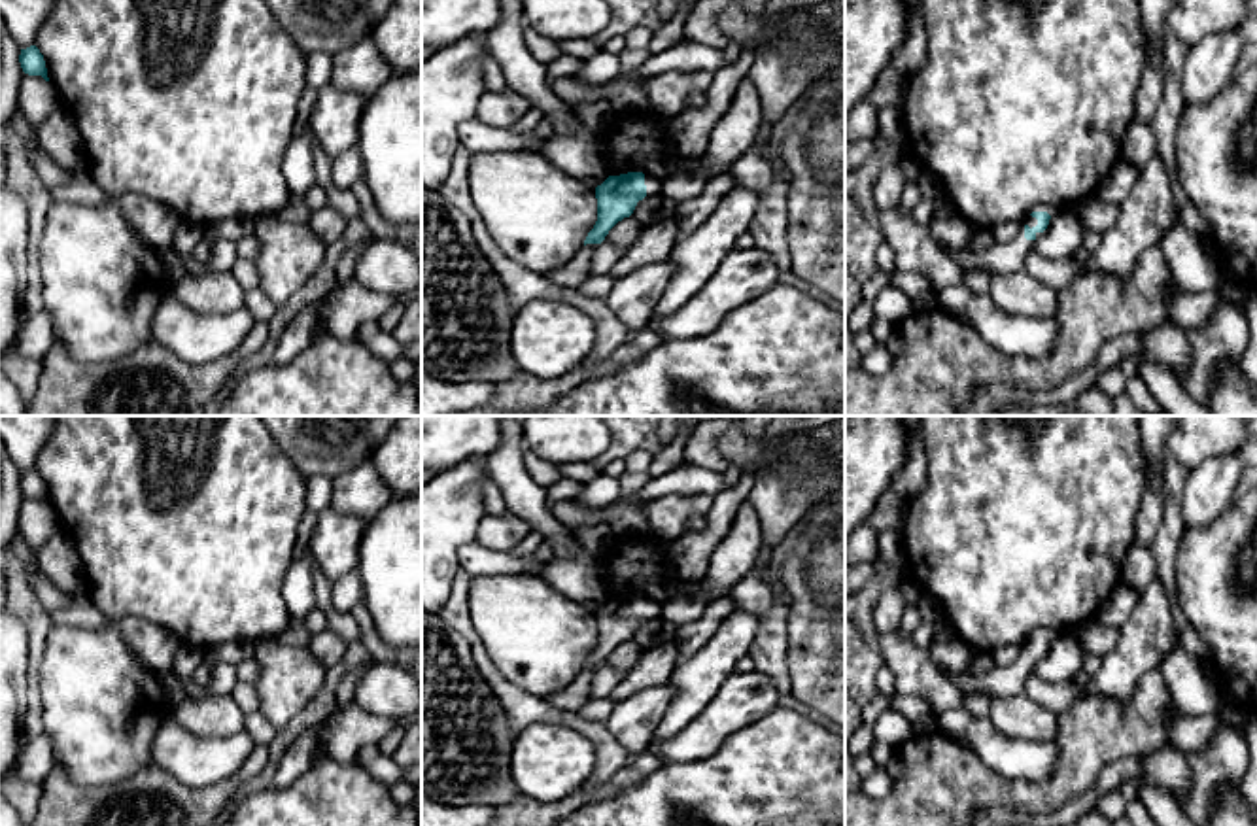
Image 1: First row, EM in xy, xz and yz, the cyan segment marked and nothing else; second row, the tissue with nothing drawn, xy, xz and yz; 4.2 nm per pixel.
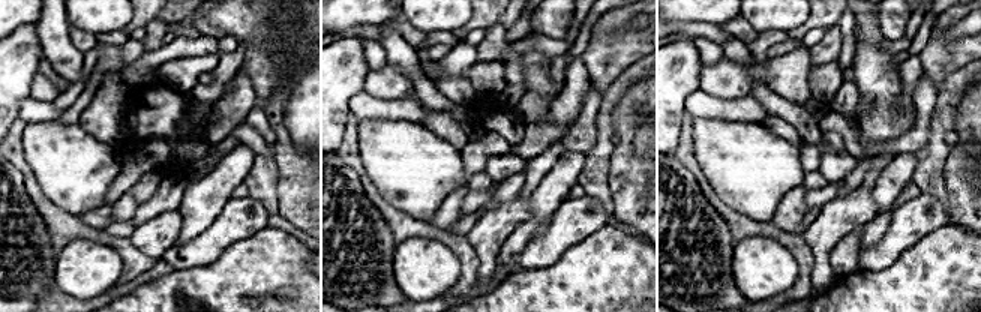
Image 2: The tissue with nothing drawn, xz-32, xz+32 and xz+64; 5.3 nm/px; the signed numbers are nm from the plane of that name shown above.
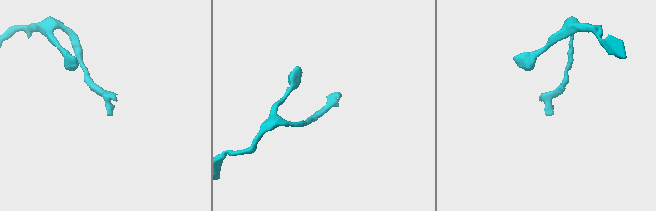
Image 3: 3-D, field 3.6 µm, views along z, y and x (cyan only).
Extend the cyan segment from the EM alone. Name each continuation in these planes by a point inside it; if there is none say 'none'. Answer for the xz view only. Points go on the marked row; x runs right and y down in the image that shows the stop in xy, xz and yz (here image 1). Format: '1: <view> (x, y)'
1: xz (654, 186)

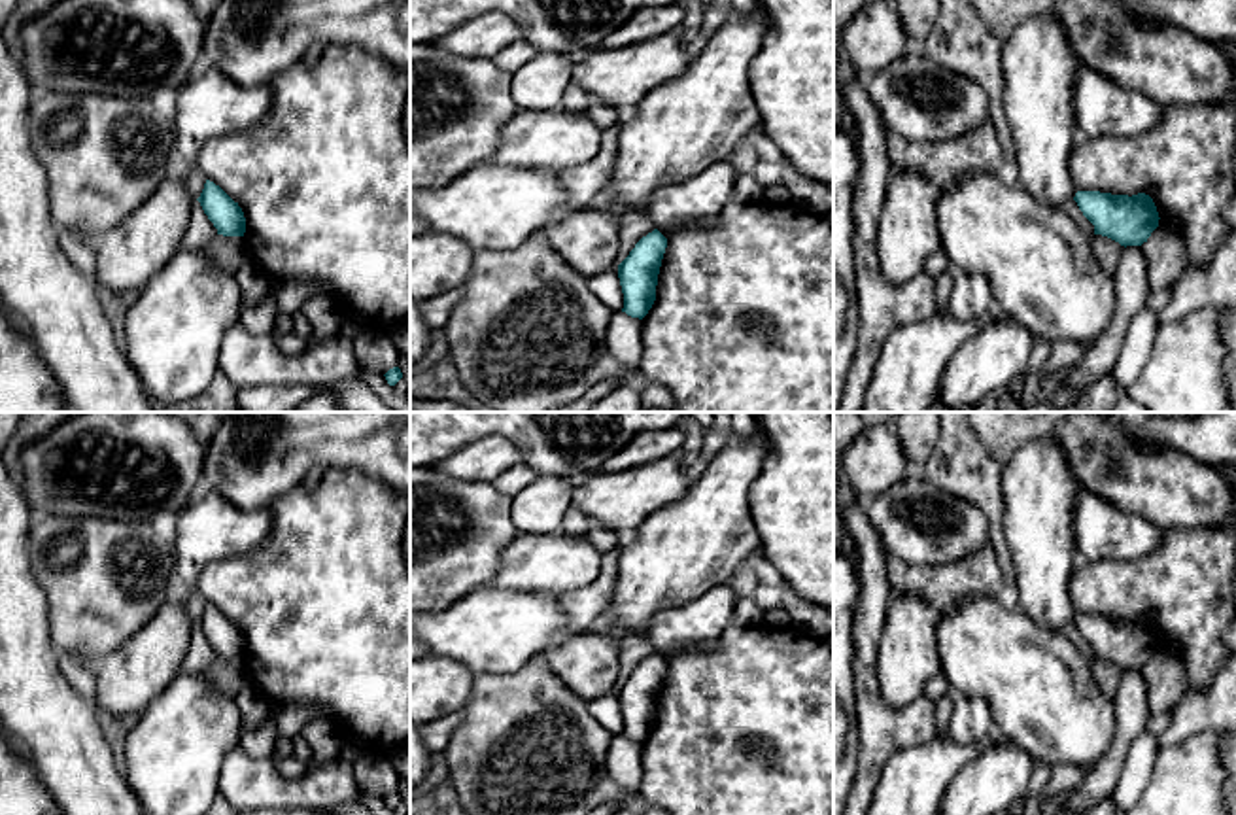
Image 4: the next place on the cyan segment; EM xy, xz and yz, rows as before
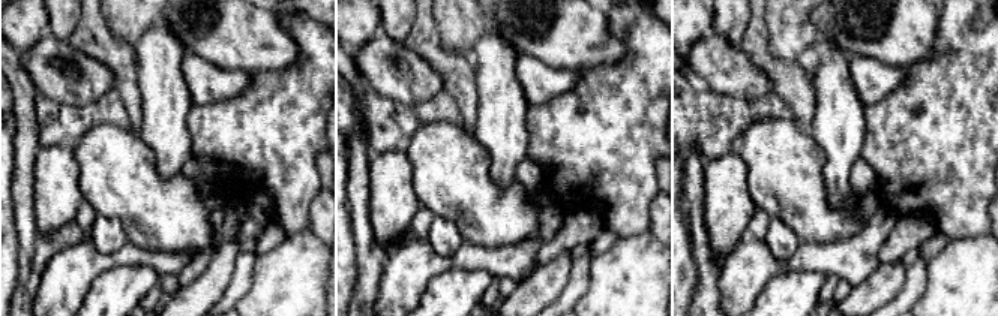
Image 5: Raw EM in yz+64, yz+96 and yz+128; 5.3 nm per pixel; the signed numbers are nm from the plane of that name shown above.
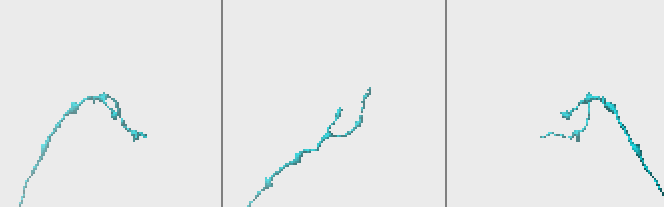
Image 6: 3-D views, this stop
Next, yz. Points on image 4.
none

